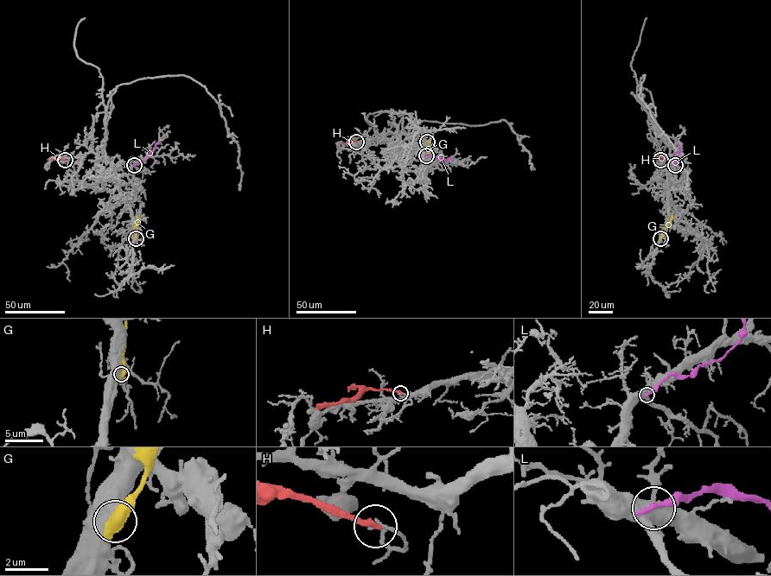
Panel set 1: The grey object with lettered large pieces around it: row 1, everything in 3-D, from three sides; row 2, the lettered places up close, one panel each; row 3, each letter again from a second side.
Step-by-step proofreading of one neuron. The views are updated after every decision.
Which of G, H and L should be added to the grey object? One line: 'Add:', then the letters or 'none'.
Add: none

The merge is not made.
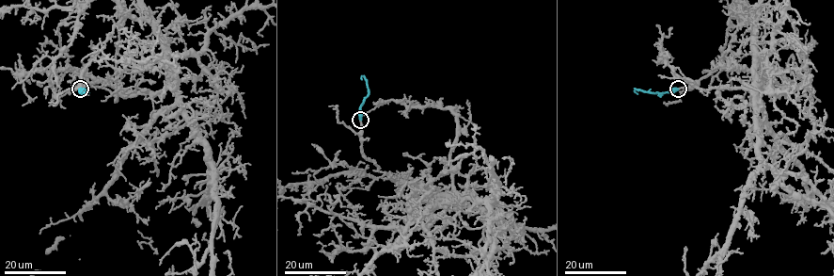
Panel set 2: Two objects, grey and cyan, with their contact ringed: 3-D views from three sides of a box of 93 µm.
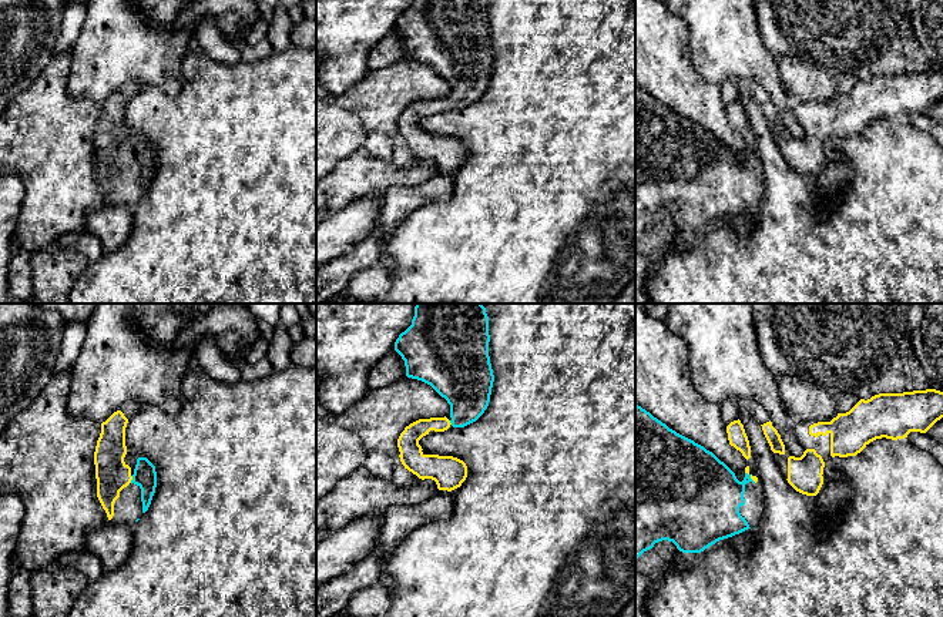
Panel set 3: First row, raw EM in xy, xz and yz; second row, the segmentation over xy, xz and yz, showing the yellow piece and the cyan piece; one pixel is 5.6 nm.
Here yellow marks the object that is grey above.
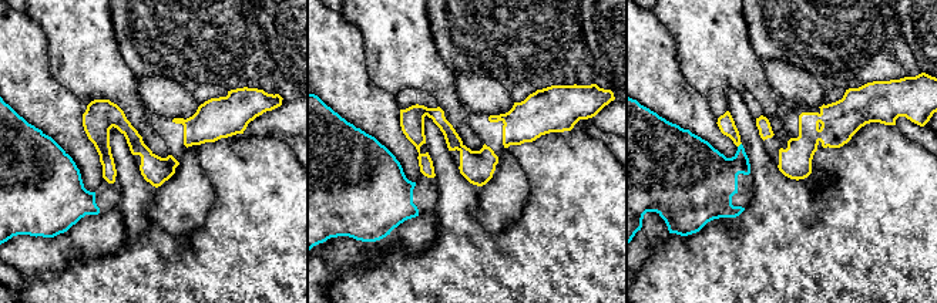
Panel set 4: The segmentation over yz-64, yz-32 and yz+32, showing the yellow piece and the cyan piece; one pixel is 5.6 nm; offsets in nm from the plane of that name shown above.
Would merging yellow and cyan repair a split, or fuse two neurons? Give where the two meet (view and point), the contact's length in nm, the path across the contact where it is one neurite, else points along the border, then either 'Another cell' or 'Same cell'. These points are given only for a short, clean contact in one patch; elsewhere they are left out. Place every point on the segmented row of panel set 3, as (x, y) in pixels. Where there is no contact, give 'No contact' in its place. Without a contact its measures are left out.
Touches yellow at xy (131, 479). Shared border 40 nm. Path across: xy (113, 475), (131, 479), (144, 475). Same cell

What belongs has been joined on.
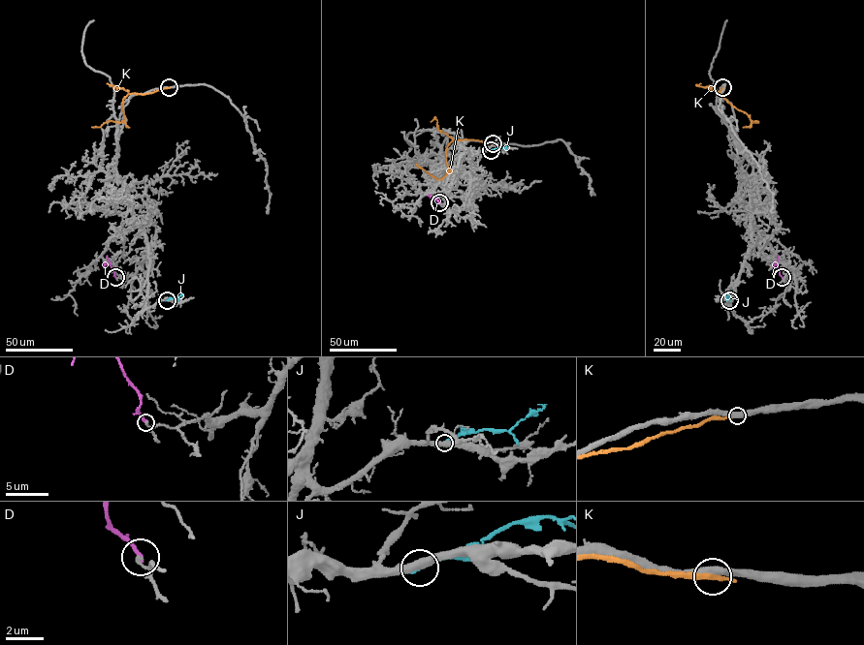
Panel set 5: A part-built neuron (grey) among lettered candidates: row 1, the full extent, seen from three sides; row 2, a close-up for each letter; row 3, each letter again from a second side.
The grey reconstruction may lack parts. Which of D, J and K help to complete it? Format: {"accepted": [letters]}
{"accepted": []}

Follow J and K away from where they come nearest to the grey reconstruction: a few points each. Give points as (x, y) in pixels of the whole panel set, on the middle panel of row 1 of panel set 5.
J: (491, 150), (507, 148)
K: (493, 143), (452, 140), (445, 150), (449, 171), (442, 178), (432, 176), (417, 164)

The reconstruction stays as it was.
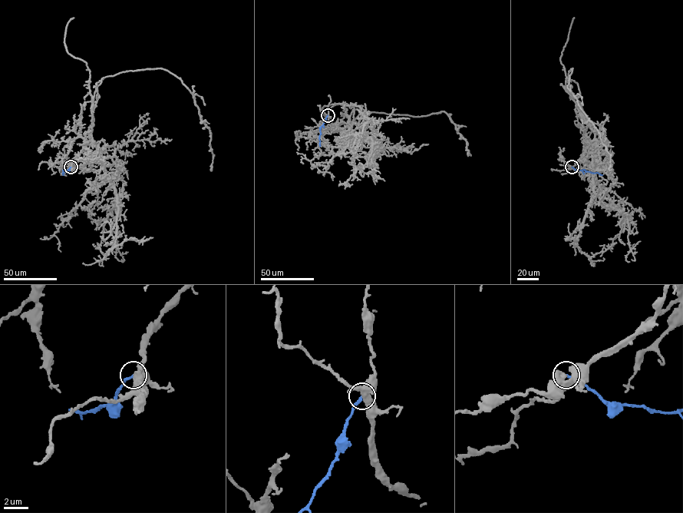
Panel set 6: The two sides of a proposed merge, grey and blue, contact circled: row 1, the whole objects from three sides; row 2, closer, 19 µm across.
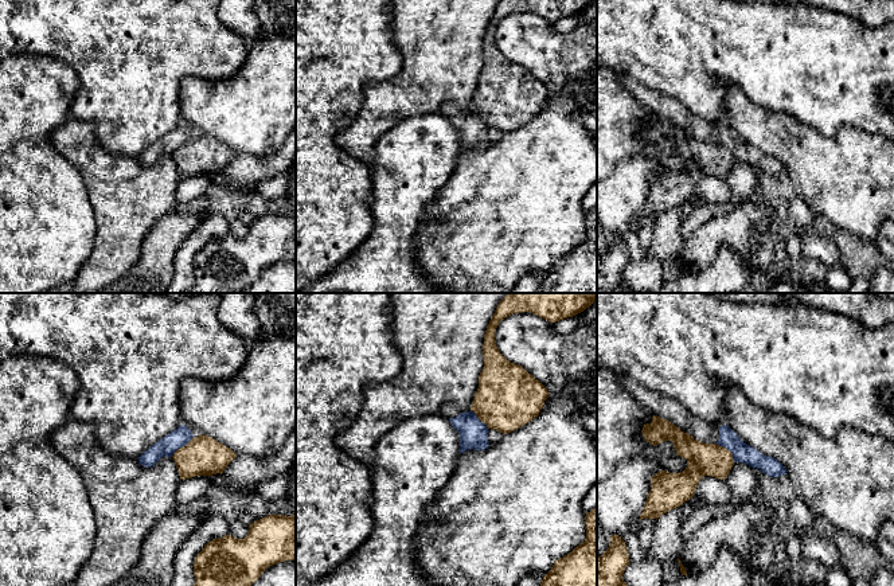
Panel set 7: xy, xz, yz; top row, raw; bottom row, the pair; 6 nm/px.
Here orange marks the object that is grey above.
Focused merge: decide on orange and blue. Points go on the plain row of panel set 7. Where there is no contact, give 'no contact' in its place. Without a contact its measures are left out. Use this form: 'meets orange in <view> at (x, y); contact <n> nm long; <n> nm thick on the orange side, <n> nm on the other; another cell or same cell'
meets orange in yz at (726, 148); contact 160 nm long; 190 nm thick on the orange side, 120 nm on the other; another cell

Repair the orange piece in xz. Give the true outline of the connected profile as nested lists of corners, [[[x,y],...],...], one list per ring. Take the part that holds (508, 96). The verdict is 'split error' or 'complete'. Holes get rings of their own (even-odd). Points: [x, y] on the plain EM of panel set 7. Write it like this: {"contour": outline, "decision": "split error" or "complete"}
{"contour": [[[500,0],[484,34],[483,55],[484,66],[479,75],[479,87],[473,97],[471,110],[487,124],[488,128],[503,133],[511,132],[539,114],[544,99],[548,97],[547,87],[528,73],[522,65],[507,59],[497,48],[495,32],[499,22],[514,12],[531,11],[550,22],[573,16],[594,0]]], "decision": "complete"}

